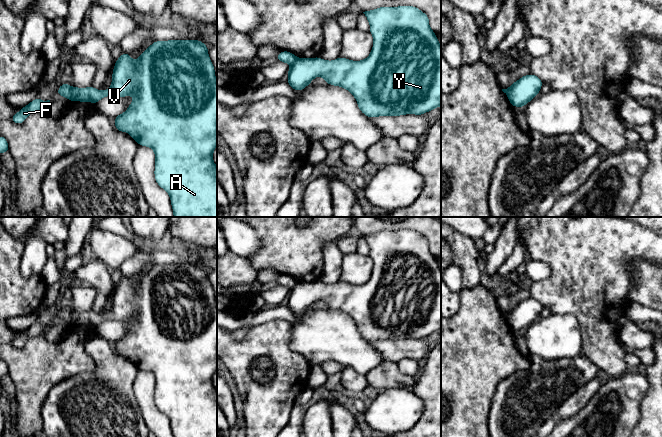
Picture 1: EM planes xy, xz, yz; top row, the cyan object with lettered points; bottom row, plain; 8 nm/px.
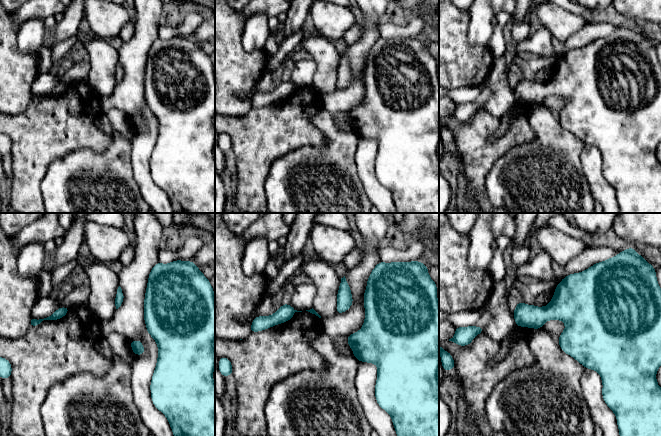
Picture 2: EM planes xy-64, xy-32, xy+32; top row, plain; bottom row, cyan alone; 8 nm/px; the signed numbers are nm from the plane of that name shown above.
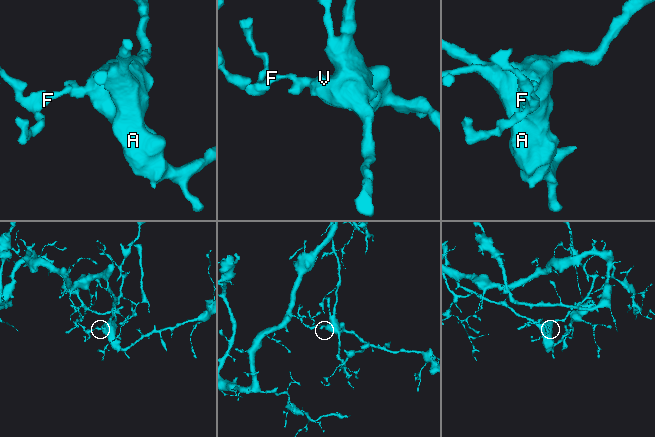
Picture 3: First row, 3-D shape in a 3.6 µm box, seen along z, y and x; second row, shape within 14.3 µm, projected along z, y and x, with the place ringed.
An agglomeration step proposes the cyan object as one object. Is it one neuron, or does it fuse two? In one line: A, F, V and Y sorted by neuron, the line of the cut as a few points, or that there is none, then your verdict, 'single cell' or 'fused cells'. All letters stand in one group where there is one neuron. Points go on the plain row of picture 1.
groups A V Y / F; cut xy (72, 311), (69, 323); fused cells

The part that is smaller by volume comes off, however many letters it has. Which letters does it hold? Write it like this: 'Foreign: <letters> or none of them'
Foreign: F

